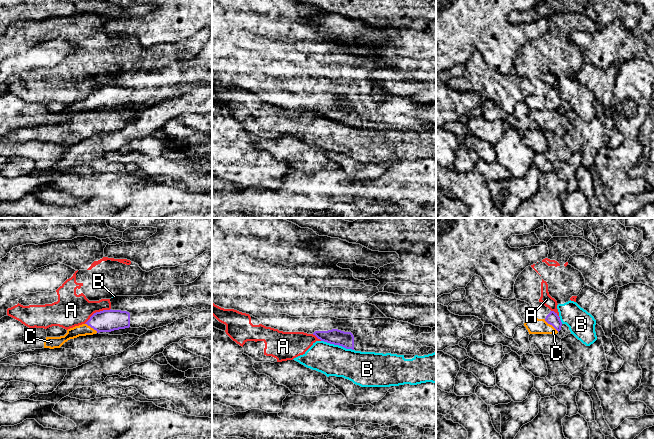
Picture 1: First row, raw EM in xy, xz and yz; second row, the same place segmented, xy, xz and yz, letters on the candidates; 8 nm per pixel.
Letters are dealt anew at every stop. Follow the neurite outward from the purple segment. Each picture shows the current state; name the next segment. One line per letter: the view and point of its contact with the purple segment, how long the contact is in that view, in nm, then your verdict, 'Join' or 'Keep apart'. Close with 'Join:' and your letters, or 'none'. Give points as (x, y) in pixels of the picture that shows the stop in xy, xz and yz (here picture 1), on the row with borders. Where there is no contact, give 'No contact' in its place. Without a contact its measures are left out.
A: Touches purple at xy (97, 312). Shared border 240 nm. Keep apart
B: Touches purple at xz (337, 344). Shared border 280 nm. Keep apart
C: Touches purple at yz (551, 324). Shared border 160 nm. Join
Join: C

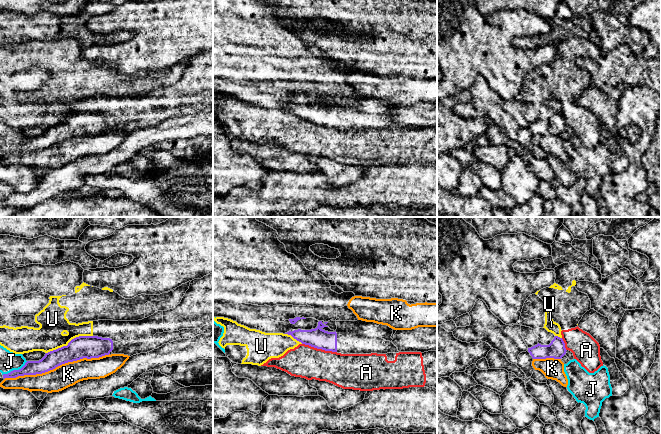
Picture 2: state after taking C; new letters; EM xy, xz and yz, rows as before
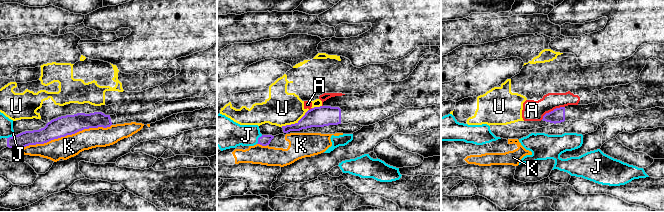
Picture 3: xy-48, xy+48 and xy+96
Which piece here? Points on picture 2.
A: Touches purple at xz (319, 348). Shared border 280 nm. Keep apart
J: Touches purple at xy (14, 370). Shared border 240 nm. Keep apart
K: Touches purple at xy (56, 366). Shared border 850 nm. Keep apart
U: Touches purple at xy (69, 342). Shared border 400 nm. Keep apart
Join: none

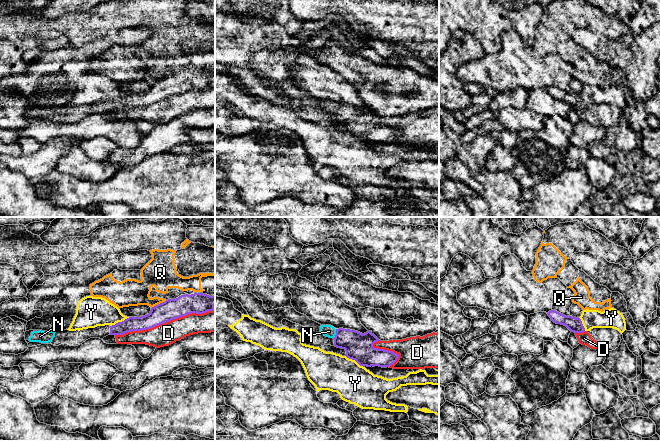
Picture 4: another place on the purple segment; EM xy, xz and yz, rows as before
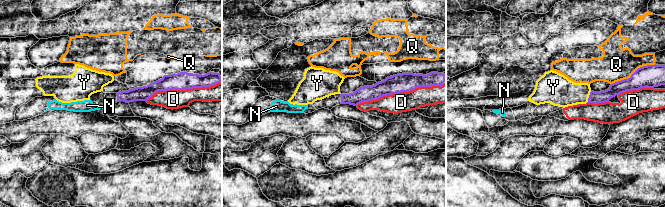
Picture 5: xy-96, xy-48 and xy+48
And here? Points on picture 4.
D: Touches purple at xy (164, 322). Shared border 850 nm. Keep apart
N: Touches purple at xz (336, 333). Shared border 70 nm. Join
Q: Touches purple at xy (158, 304). Shared border 140 nm. Keep apart
Y: Touches purple at xy (119, 322). Shared border 180 nm. Keep apart
Join: N

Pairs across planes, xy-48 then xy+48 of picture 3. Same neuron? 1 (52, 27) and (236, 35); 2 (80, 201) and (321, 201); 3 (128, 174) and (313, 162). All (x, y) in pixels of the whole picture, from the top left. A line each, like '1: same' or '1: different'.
1: same
2: same
3: different

